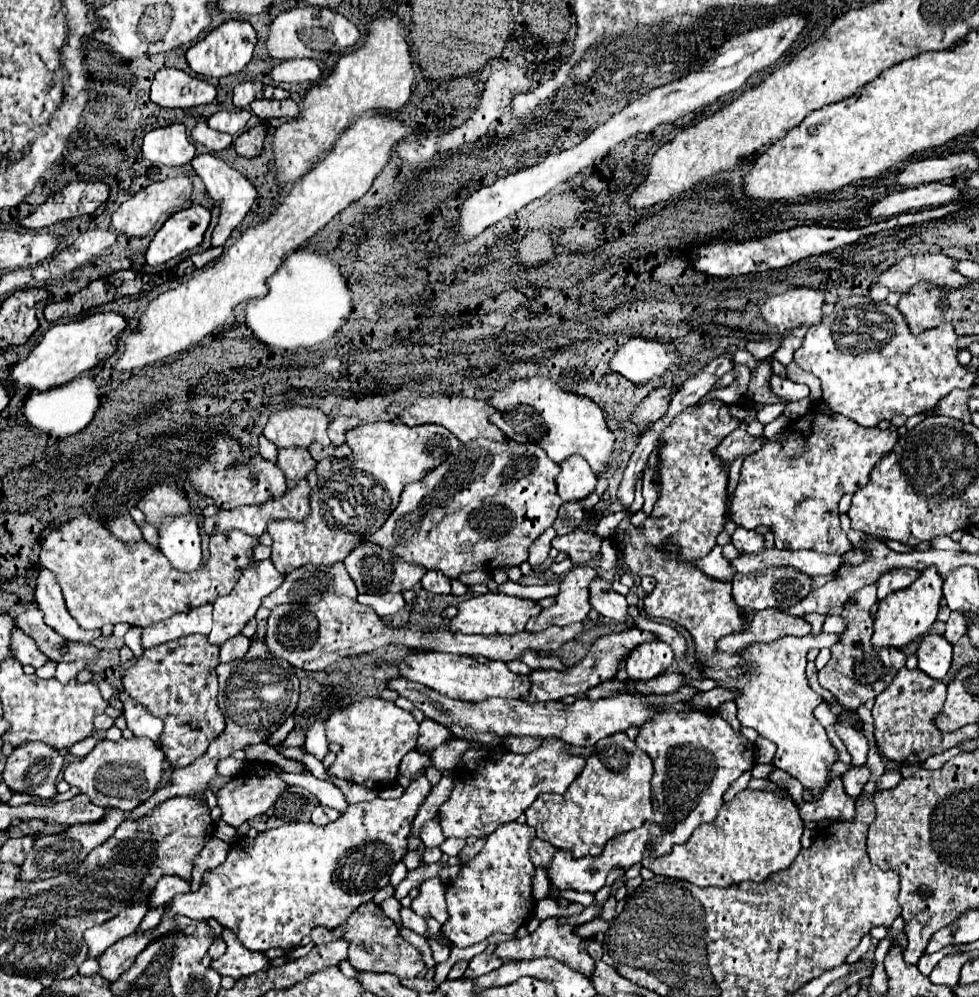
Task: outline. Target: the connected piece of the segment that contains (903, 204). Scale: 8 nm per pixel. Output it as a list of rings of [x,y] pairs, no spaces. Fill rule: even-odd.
[[[929,183],[903,191],[895,191],[869,207],[867,215],[873,219],[889,219],[901,213],[919,211],[925,207],[939,207],[961,197],[961,189],[945,183]]]

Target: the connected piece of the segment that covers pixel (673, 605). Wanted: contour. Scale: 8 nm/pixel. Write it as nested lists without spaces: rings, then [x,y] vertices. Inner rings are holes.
[[[705,401],[679,413],[659,433],[659,499],[651,513],[655,519],[645,519],[641,527],[623,519],[611,541],[623,555],[623,563],[635,575],[651,575],[657,581],[655,589],[643,599],[645,615],[675,621],[691,633],[695,641],[695,659],[703,665],[701,675],[713,679],[719,687],[737,693],[735,703],[741,725],[751,727],[761,737],[773,741],[777,745],[773,765],[799,779],[817,799],[829,783],[829,769],[837,761],[837,751],[829,743],[823,725],[813,717],[813,709],[823,703],[823,699],[811,689],[805,677],[805,665],[809,649],[831,647],[839,641],[839,635],[809,633],[805,637],[781,637],[771,643],[751,643],[747,649],[723,657],[717,649],[717,641],[725,635],[745,631],[749,621],[731,597],[731,581],[713,581],[695,565],[697,559],[705,557],[715,547],[727,513],[729,477],[713,449],[739,425],[741,421],[731,417],[729,405],[723,401]],[[667,545],[679,547],[675,559],[669,559]]]

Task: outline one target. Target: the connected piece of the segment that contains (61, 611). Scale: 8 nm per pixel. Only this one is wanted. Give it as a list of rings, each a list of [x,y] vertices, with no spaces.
[[[47,569],[39,571],[35,589],[37,589],[37,605],[45,613],[45,623],[49,627],[53,627],[59,635],[63,635],[65,639],[83,641],[83,643],[91,643],[93,639],[97,639],[101,635],[99,629],[95,629],[95,631],[81,629],[79,623],[75,623],[75,619],[71,619],[71,615],[67,615],[61,587],[51,571],[47,571]]]

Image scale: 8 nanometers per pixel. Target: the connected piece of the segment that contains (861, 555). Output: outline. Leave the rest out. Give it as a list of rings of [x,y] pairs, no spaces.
[[[851,549],[849,553],[843,555],[843,563],[845,565],[859,565],[865,559],[867,559],[867,553],[863,549]]]

